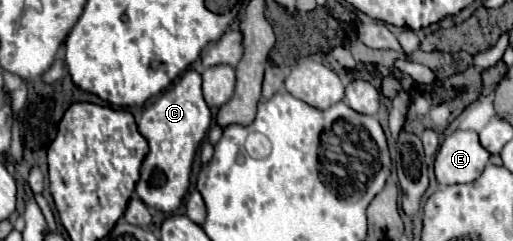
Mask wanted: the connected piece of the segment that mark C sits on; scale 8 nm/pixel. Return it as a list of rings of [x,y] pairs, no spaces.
[[[187,70],[169,90],[165,90],[149,108],[143,110],[139,132],[149,142],[149,154],[141,164],[141,178],[135,186],[139,198],[161,212],[171,214],[179,208],[187,188],[195,150],[211,124],[211,110],[203,100],[201,74]]]

